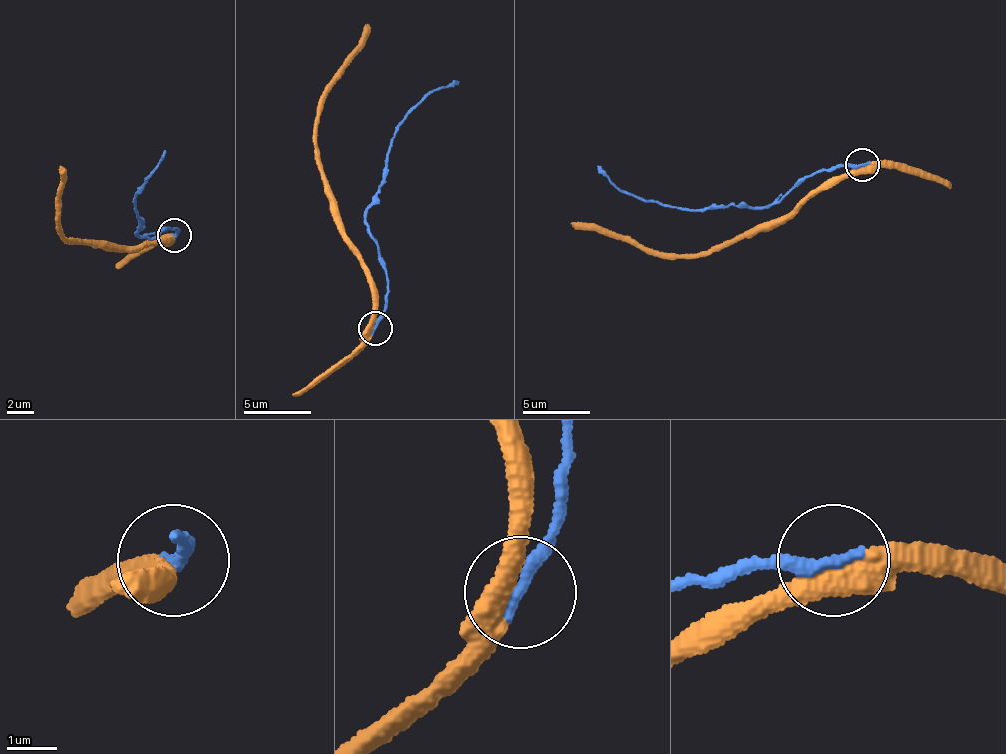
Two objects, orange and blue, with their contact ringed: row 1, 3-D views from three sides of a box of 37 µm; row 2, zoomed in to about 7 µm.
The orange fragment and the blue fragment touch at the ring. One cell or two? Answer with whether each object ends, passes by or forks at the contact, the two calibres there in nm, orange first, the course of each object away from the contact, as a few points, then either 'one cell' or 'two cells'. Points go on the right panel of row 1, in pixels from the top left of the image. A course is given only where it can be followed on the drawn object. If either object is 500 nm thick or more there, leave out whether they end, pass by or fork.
orange passes by | blue ends | 440/280 nm | orange via (862, 166), (819, 185), (789, 215), (752, 226), (722, 247), (697, 254), (672, 257), (570, 224) | blue via (861, 165), (811, 172), (780, 202), (677, 210), (624, 192), (597, 165) | two cells

